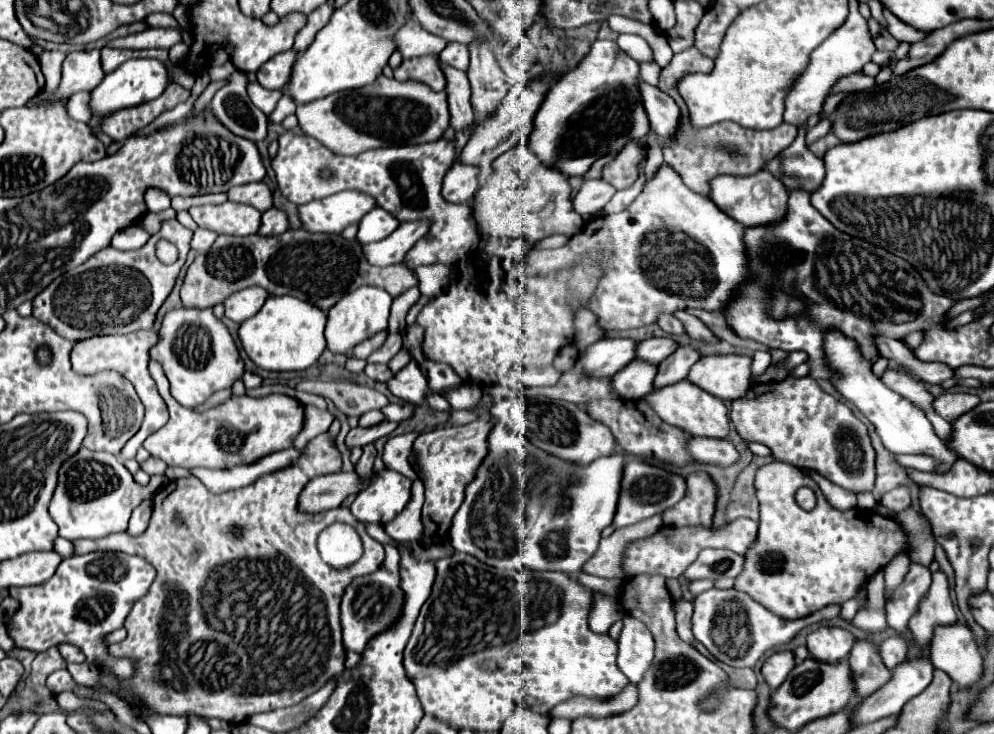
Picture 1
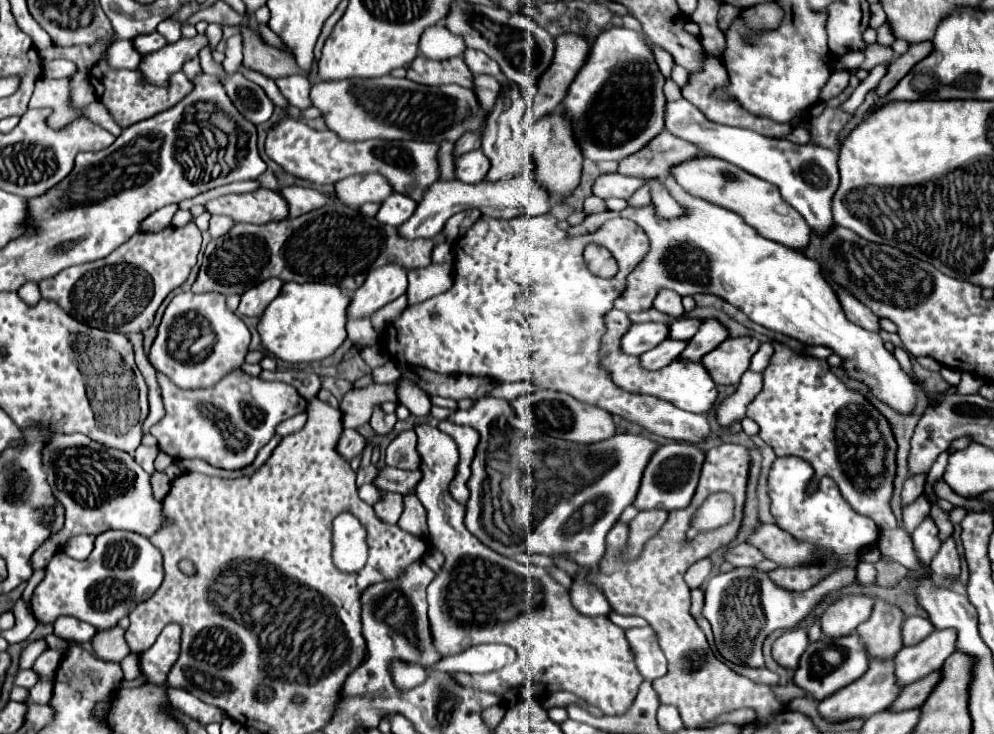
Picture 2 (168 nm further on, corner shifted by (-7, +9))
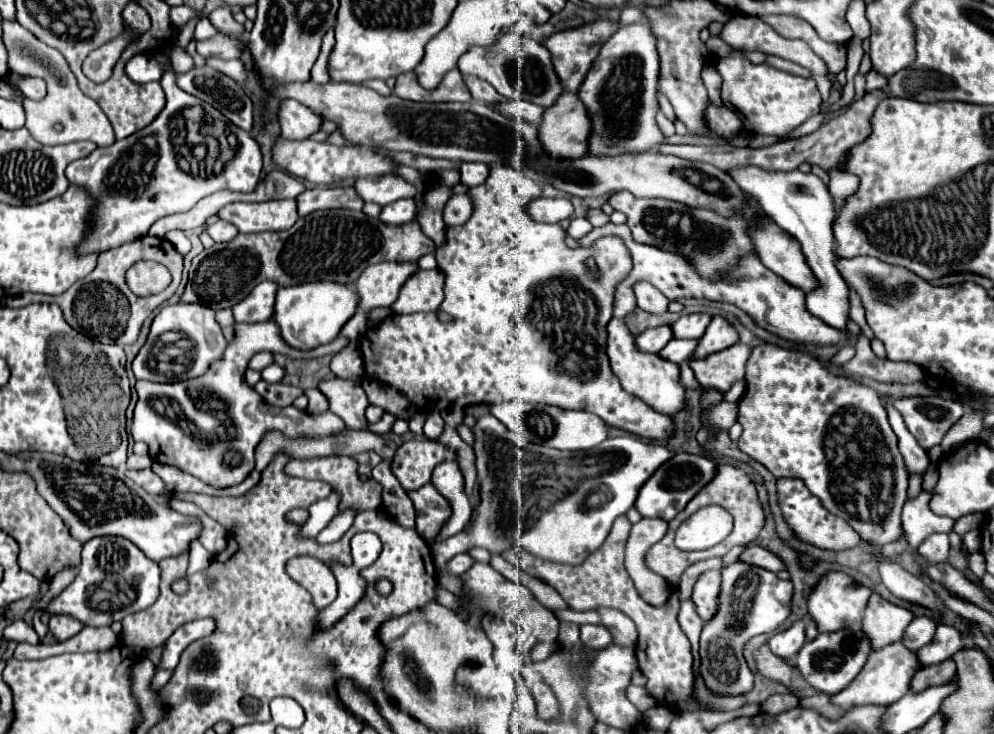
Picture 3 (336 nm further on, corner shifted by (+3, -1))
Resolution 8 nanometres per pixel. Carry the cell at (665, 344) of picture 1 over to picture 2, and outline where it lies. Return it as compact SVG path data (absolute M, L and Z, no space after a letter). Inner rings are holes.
M697 317L677 319L675 323L671 323L671 333L669 333L669 337L671 337L671 339L691 339L691 337L697 333L697 329L699 329L701 323L703 323L703 321L697 319Z

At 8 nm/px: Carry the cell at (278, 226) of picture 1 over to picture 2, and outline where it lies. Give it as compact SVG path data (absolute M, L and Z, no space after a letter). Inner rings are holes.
M291 185L281 189L283 197L289 203L289 217L299 217L303 213L309 213L313 209L323 207L325 203L335 203L335 193L333 195L323 195L311 187L299 187Z

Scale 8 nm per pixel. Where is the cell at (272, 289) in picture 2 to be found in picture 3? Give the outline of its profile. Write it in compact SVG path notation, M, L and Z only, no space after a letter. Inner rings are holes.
M263 281L259 283L241 303L233 307L235 323L263 323L273 315L277 285Z

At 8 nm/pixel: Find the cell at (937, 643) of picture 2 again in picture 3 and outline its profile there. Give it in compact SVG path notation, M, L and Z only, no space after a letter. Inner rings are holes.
M939 625L937 633L933 637L933 643L927 643L917 651L917 661L921 667L943 663L945 659L953 657L963 647L961 633L955 627Z

